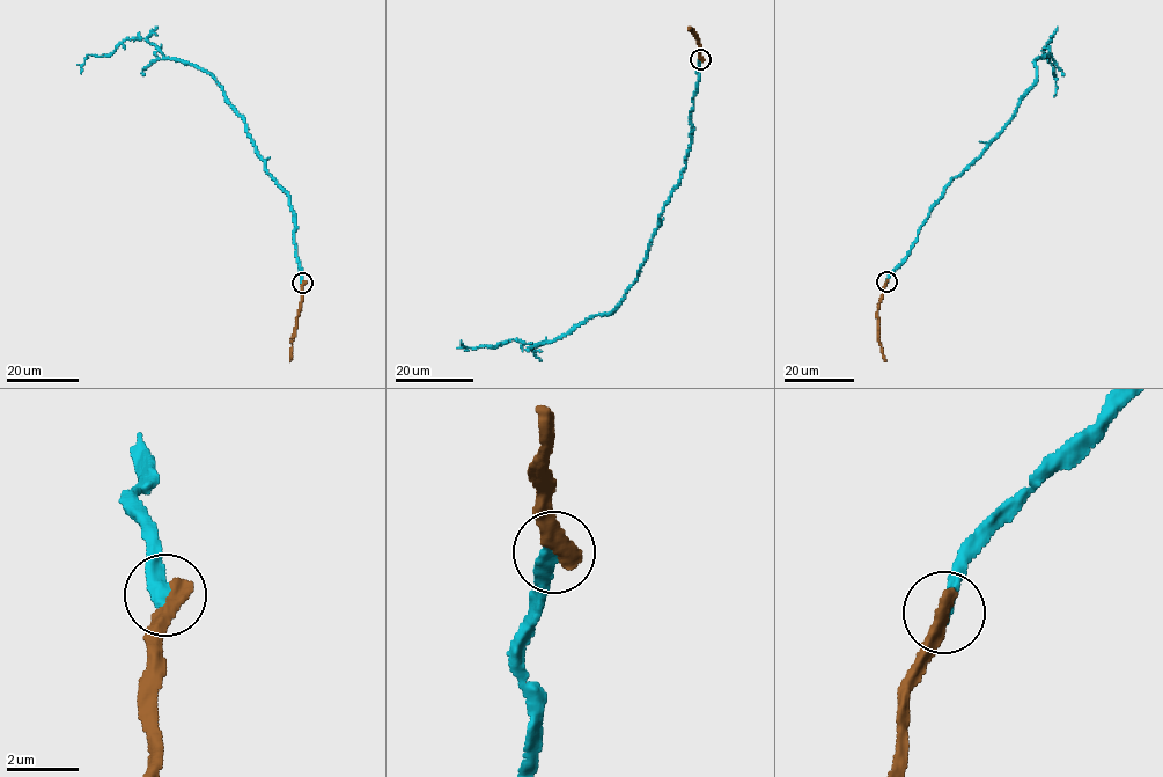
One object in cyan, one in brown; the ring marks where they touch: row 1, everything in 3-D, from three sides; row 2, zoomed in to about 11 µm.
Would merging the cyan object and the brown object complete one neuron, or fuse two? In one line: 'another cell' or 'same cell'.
another cell

